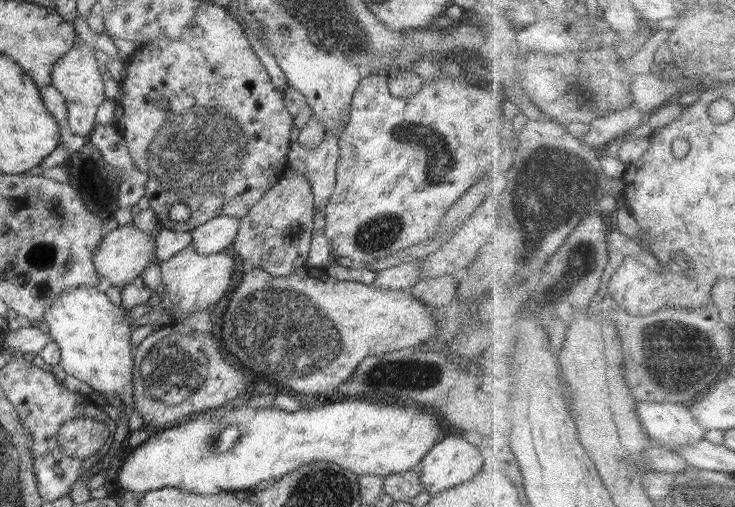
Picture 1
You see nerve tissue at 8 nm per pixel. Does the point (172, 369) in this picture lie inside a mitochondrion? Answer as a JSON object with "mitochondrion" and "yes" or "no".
{"mitochondrion":"yes"}

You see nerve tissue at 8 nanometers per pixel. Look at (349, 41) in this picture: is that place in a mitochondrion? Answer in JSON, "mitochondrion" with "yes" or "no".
{"mitochondrion":"yes"}

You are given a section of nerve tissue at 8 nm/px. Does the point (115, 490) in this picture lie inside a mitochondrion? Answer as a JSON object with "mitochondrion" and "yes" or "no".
{"mitochondrion":"no"}

